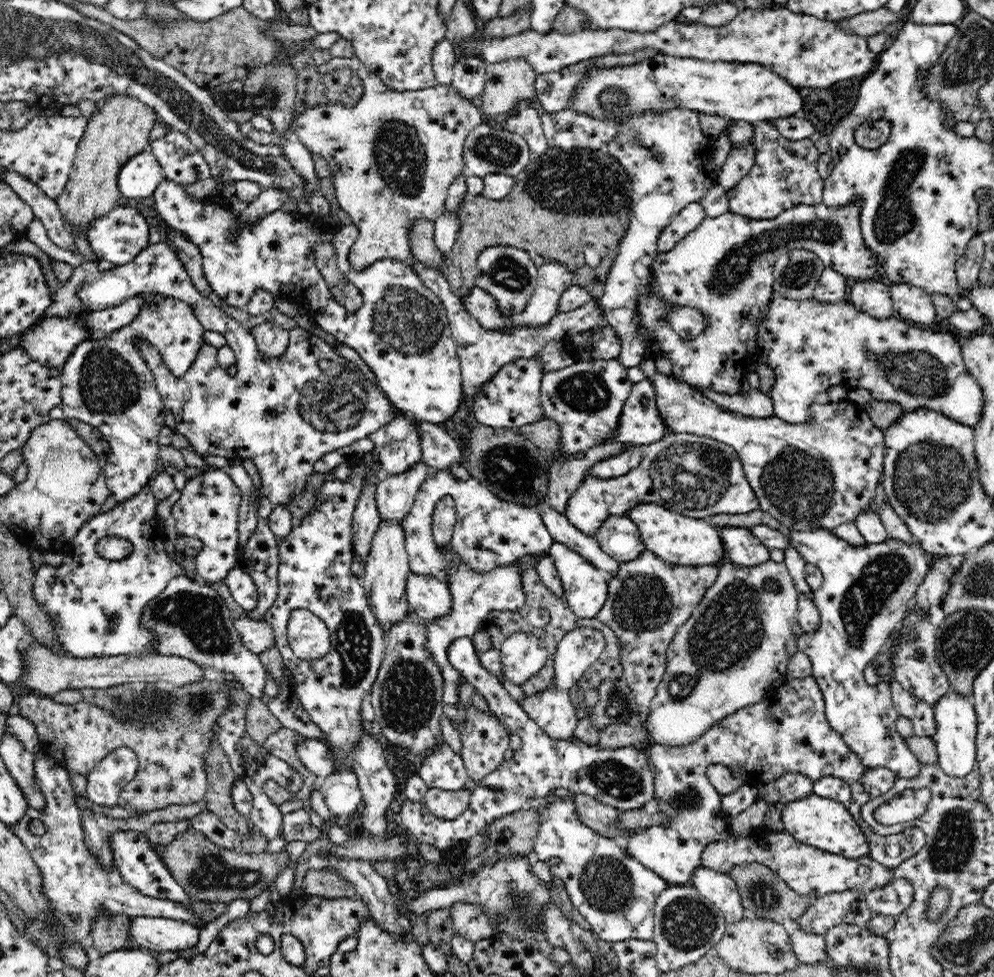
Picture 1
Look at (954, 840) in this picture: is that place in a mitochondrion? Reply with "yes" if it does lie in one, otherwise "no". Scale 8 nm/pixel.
yes

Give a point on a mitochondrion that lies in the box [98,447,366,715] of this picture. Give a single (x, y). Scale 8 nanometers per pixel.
(200, 619)

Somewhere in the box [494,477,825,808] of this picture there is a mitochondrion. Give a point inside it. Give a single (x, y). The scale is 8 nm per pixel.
(731, 628)

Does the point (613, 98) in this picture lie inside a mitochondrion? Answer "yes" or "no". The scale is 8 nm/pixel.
yes

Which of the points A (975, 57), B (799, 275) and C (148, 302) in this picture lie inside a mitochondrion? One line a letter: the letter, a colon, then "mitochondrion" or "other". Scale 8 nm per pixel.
A: mitochondrion
B: mitochondrion
C: other

